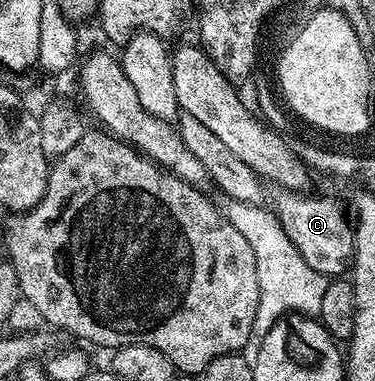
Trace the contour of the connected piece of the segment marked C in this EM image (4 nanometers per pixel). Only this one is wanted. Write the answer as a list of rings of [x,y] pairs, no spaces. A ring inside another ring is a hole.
[[[287,191],[277,194],[274,212],[286,235],[290,235],[290,243],[298,247],[298,253],[306,259],[306,263],[310,263],[310,267],[323,277],[343,278],[356,260],[356,234],[349,214],[347,217],[343,207],[332,197],[312,197]]]

